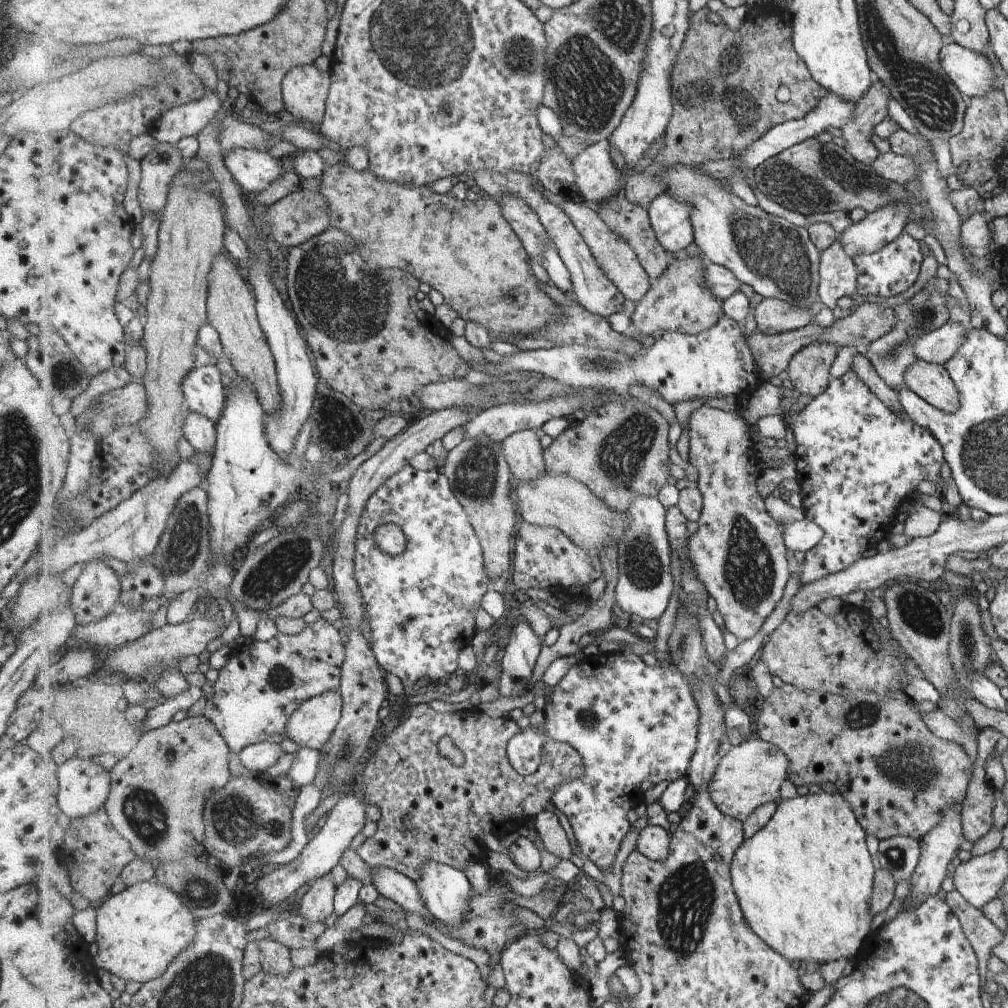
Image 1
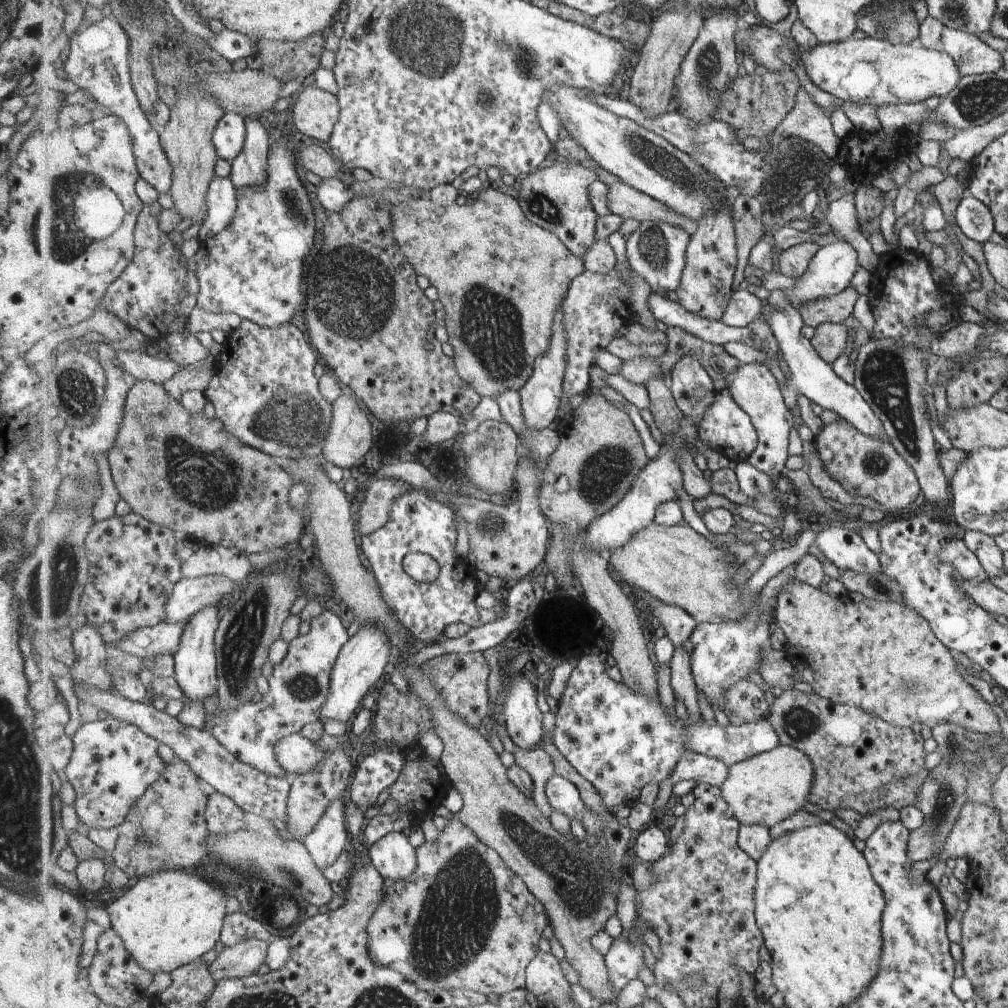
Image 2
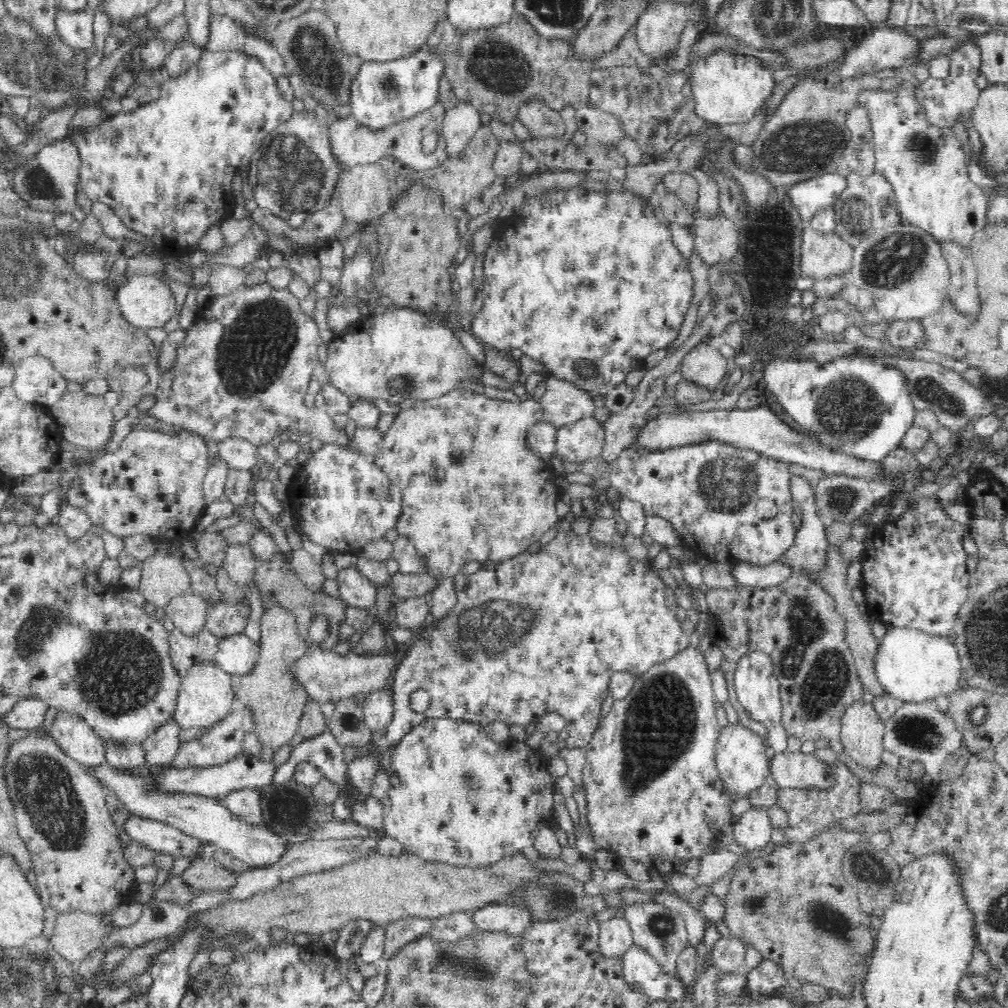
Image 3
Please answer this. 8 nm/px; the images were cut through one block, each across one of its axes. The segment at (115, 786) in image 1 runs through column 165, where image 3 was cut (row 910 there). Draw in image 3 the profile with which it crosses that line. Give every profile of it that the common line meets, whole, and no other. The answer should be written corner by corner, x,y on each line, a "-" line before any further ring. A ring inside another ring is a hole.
831,829
823,831
805,842
786,842
781,847
774,848
773,851
754,860
749,860
744,866
738,866
737,871
731,878
729,891
723,897
725,899
725,920
724,922
731,930
731,935
745,944
748,943
756,949
763,958
769,958
774,963
780,964
780,967
786,971
787,977
798,979
804,985
815,983
817,986
832,990
838,990
844,997
851,997
854,988
863,988
864,978
868,974
868,966
875,948
875,932
869,921
869,915
862,910
860,906
856,889
848,883
842,872
842,856
850,846
867,839
867,836
856,831

